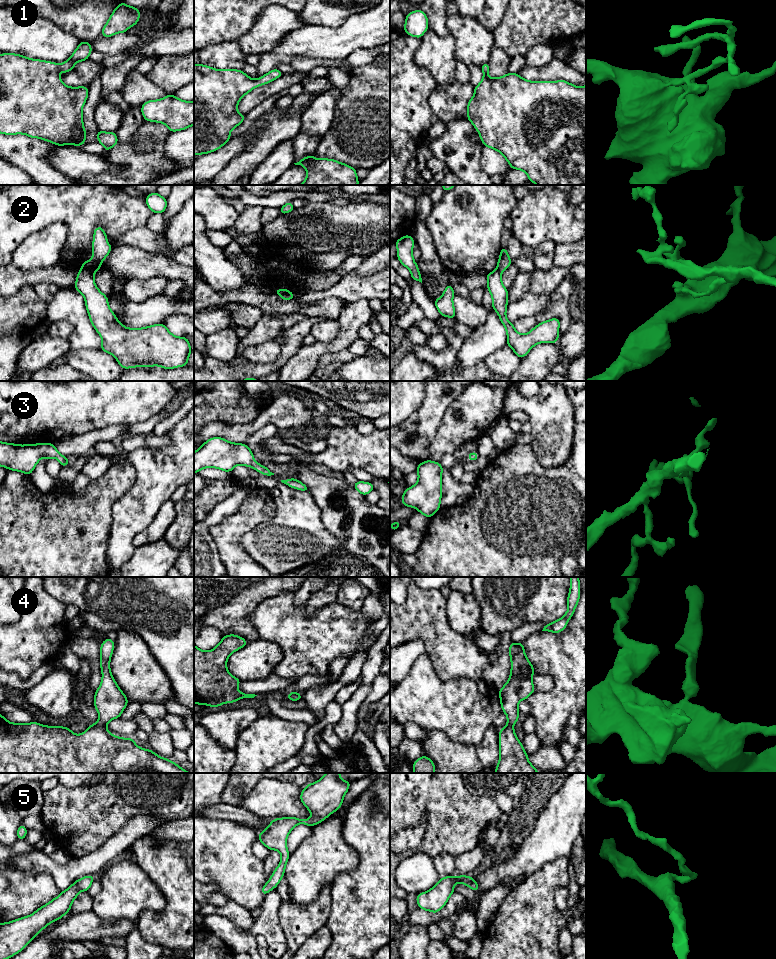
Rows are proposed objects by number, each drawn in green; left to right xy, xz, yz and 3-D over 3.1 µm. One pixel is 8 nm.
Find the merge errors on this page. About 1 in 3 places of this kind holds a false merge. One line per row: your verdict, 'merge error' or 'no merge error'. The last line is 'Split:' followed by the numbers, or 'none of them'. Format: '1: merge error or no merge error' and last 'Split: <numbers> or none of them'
1: no merge error
2: merge error
3: no merge error
4: no merge error
5: no merge error
Split: 2

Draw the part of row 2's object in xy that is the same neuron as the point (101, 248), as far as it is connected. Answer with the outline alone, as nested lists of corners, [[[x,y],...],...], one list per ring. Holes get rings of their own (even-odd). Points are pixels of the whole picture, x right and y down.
[[[98,226],[94,229],[92,243],[93,257],[83,262],[81,265],[82,269],[96,272],[101,268],[102,261],[105,260],[112,249],[107,239],[107,235],[102,227]]]

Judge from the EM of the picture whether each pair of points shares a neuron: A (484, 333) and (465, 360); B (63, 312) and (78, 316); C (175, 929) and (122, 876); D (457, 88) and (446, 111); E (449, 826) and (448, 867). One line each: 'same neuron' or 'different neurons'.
A: same neuron
B: same neuron
C: same neuron
D: same neuron
E: different neurons

